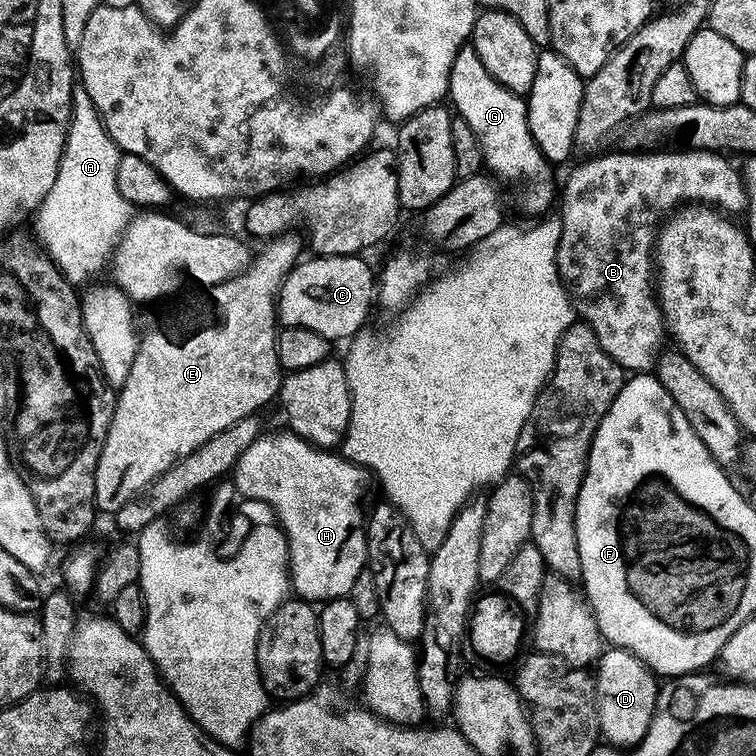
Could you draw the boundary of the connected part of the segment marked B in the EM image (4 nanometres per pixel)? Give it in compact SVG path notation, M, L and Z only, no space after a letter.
M703 150L619 151L596 156L578 165L569 174L564 188L562 184L562 195L558 200L560 241L556 247L556 265L579 319L594 330L602 350L606 350L606 354L610 354L621 368L640 374L653 367L661 347L660 335L666 332L660 305L654 295L654 245L660 212L667 213L681 202L716 202L712 200L722 199L729 157Z

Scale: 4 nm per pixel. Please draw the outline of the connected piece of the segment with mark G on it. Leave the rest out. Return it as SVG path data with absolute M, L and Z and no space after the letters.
M471 46L458 50L450 66L446 96L449 101L452 99L451 107L455 115L459 119L461 116L468 123L469 130L476 135L476 140L484 151L484 160L488 163L487 171L501 181L509 180L512 184L520 184L517 206L526 215L532 216L528 218L543 217L547 213L544 211L551 204L553 207L558 188L557 185L556 188L552 185L553 165L542 155L528 129L528 106L525 97L506 90L506 86L497 82L486 70L486 66L482 66L482 58L478 58Z

